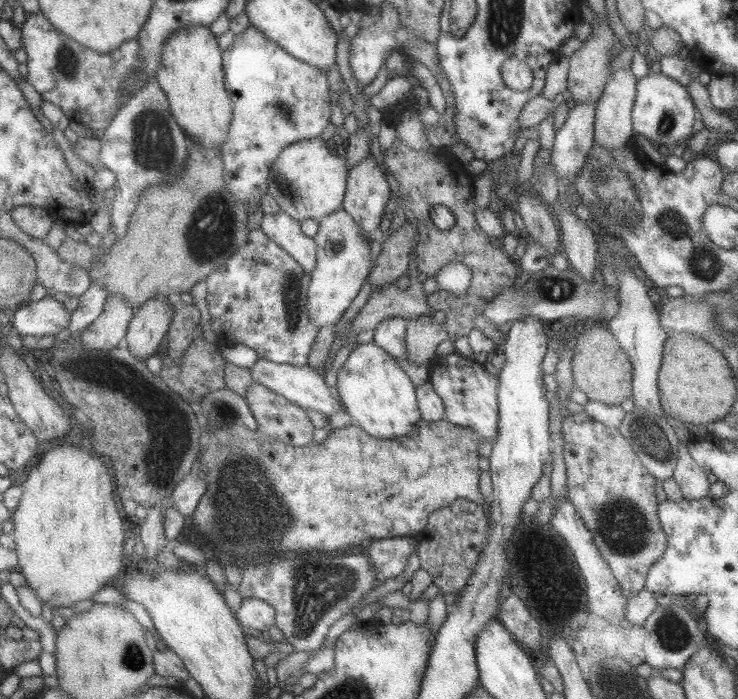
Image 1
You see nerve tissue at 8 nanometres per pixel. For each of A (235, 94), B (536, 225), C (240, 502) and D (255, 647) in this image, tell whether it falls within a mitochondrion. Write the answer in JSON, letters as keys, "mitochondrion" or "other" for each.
{"A":"other","B":"other","C":"mitochondrion","D":"other"}

